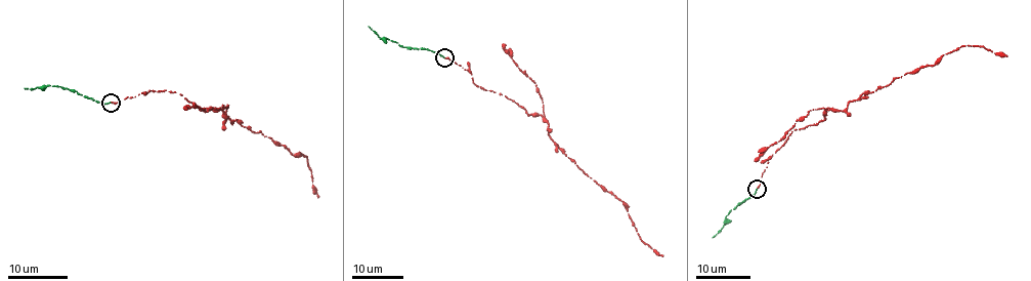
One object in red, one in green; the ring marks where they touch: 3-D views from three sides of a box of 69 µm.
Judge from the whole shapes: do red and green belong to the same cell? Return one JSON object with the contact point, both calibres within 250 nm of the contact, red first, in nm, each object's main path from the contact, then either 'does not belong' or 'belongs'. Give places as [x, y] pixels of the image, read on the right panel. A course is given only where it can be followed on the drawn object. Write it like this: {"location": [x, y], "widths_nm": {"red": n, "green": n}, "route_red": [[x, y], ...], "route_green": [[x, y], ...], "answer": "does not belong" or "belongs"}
{"location": [757, 189], "widths_nm": {"red": 200, "green": 180}, "route_red": [[758, 188], [768, 158], [795, 129], [823, 119], [826, 110], [843, 111], [964, 45], [1007, 56]], "route_green": [[758, 188], [727, 214], [713, 238]], "answer": "belongs"}

